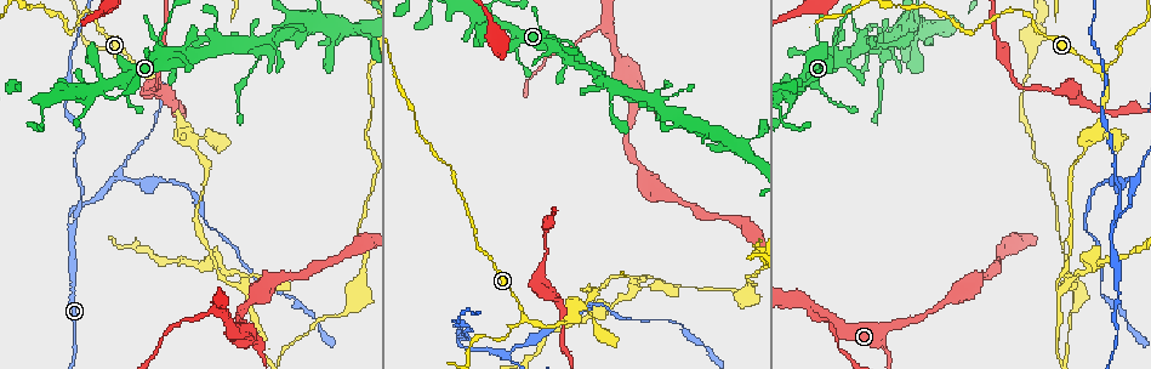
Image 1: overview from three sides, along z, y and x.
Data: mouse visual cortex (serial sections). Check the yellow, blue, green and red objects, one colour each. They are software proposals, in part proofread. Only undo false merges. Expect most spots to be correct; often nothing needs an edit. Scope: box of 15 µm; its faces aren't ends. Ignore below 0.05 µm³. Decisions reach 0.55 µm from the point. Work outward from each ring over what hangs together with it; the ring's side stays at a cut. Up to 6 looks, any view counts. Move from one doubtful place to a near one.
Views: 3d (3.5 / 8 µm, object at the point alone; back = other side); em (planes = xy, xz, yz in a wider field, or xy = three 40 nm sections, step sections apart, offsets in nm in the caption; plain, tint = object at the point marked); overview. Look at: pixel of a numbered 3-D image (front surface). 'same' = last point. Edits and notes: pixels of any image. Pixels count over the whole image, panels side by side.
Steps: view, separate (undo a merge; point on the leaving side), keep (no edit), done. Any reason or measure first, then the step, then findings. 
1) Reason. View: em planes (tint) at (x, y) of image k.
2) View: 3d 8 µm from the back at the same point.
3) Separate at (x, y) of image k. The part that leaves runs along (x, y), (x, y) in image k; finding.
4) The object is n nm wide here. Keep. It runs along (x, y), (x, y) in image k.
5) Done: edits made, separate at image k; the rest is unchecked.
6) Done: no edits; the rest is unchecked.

Three arms meet. View: 3d 3.5 µm at (1097, 68) of image 1.

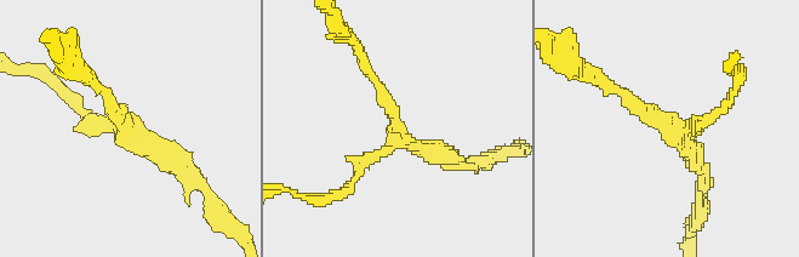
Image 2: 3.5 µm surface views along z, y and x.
3 arms meet here; the arms are 150, 150, 250 nm wide; need the tissue. View: em xy step 5 (tint) at (678, 132) of image 2.

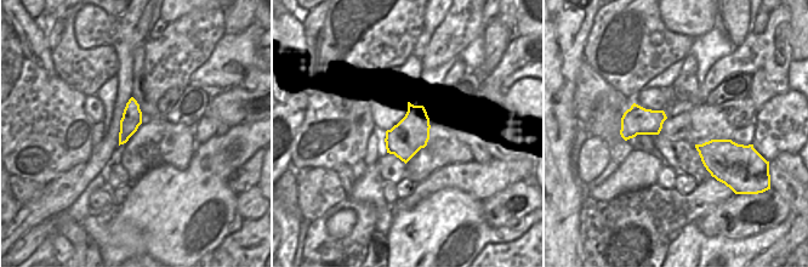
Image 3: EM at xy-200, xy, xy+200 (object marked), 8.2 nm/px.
Keep. It runs along (103, 90), (121, 127), (189, 176) in image 2; all the same cell.

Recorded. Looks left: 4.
Arms run side by side. View: 3d 3.5 µm at (459, 334) of image 1.

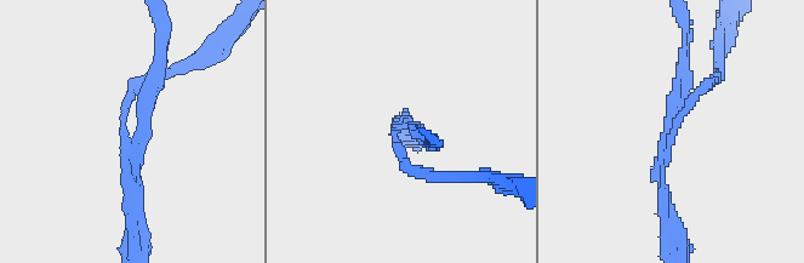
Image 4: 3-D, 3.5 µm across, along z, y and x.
Now the EM. View: em xy step 1 (tint) at (135, 147) of image 4.

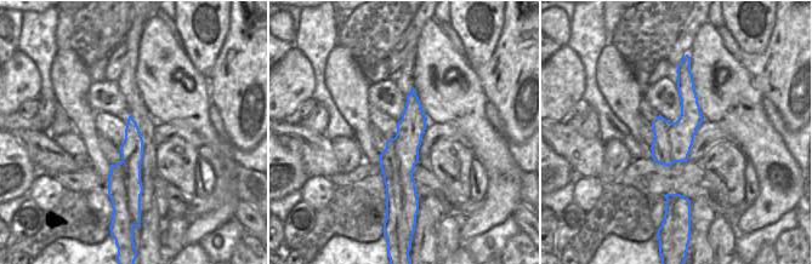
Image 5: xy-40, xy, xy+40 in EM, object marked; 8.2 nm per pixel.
View: em xy step 2 (tint) at the same point.

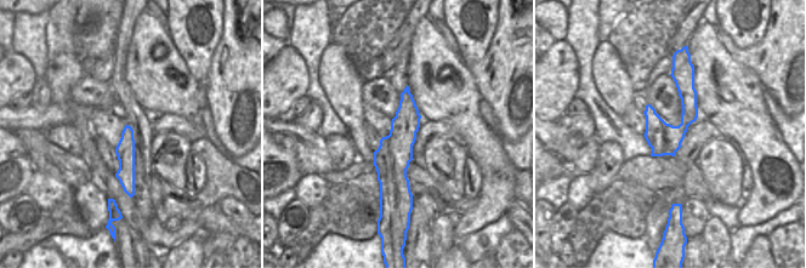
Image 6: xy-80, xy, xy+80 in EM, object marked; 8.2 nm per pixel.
The arms are 150, 150, 200 nm wide. Separate at (402, 150) of image 4. The part that leaves runs along (395, 131), (414, 169), (462, 178) in image 4; a second cell is stuck on.

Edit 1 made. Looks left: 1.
Done: edits made, separate at image 4; the rest is unchecked.

